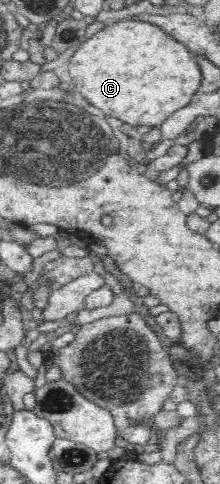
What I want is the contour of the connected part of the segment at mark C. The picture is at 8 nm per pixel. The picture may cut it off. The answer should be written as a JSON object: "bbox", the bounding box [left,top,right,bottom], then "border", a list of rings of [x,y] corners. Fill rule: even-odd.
{"bbox":[63,19,201,128],"border":[[[125,19],[108,23],[107,27],[99,29],[77,46],[64,69],[66,76],[63,77],[73,81],[77,95],[99,107],[105,115],[111,115],[134,128],[138,125],[159,126],[174,111],[189,105],[193,93],[201,85],[201,70],[195,64],[190,50],[159,27],[142,20]]]}

